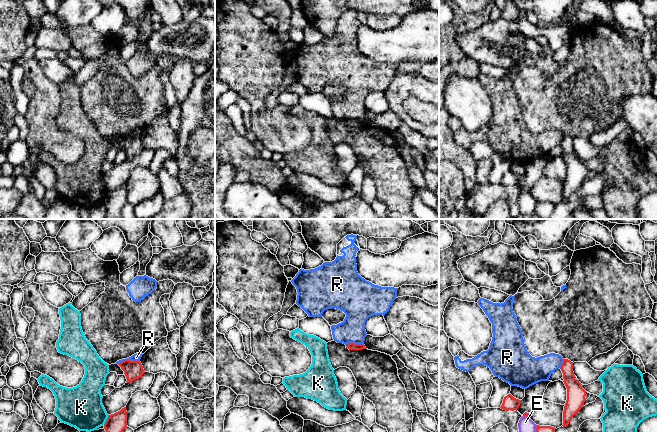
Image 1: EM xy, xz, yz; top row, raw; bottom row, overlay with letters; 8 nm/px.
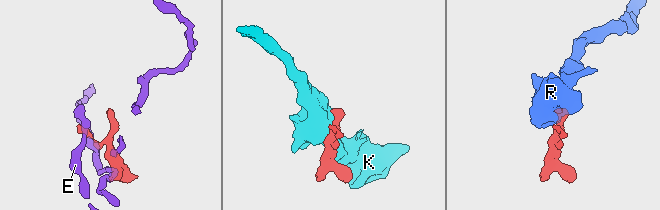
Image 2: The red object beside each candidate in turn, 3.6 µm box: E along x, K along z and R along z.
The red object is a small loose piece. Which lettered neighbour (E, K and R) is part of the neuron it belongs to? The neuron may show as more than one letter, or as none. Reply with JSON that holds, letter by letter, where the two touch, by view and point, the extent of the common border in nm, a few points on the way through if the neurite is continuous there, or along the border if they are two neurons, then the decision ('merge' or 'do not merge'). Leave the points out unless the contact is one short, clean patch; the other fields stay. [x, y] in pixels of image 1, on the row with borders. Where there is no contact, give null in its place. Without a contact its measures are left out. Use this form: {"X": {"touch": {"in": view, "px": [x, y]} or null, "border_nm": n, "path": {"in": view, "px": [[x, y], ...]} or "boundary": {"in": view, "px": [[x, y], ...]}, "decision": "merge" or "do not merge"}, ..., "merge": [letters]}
{"E": {"touch": {"in": "yz", "px": [537, 428]}, "border_nm": 60, "boundary": {"in": "yz", "px": [[537, 425], [535, 431]]}, "decision": "do not merge"}, "K": {"touch": {"in": "xy", "px": [106, 420]}, "border_nm": 90, "boundary": {"in": "xy", "px": [[108, 415], [103, 424]]}, "decision": "do not merge"}, "R": {"touch": {"in": "xy", "px": [128, 360]}, "border_nm": 190, "boundary": {"in": "xy", "px": [[139, 360], [124, 359], [117, 363]]}, "decision": "do not merge"}, "merge": []}

